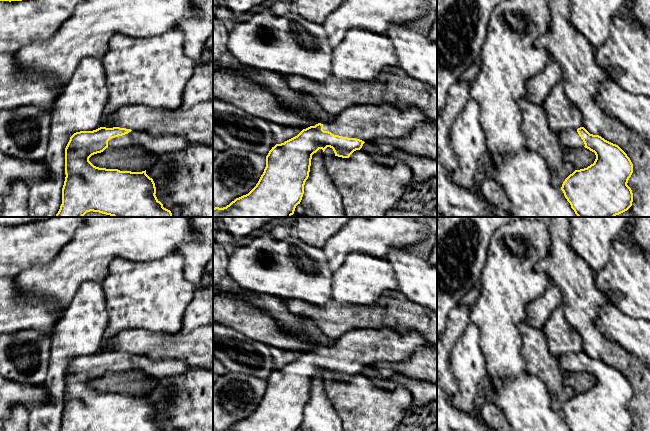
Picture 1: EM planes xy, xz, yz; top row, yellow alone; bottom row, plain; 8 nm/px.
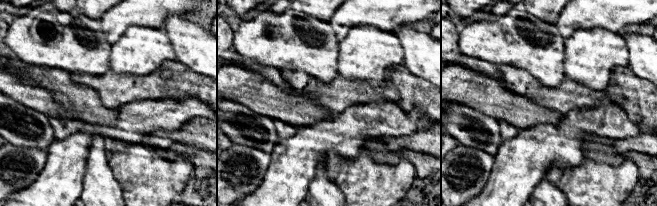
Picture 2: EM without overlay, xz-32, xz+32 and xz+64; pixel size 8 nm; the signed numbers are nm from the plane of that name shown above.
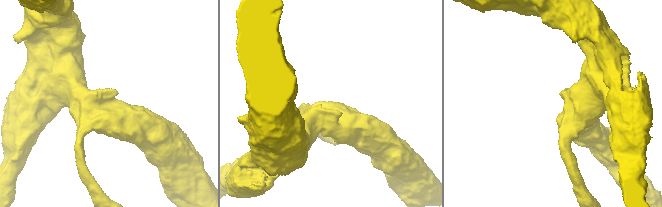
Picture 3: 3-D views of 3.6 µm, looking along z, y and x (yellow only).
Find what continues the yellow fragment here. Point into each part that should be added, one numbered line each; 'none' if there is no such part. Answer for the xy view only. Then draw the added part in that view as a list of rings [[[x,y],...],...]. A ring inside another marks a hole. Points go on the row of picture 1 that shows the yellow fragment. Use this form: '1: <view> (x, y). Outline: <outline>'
1: xy (158, 145). Outline: [[[134,130],[108,141],[108,147],[113,148],[122,148],[130,145],[141,147],[145,151],[159,156],[165,153],[181,151],[188,146],[188,143],[181,136],[155,136],[144,131]]]

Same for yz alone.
1: yz (570, 138). Outline: [[[576,129],[556,132],[556,135],[563,149],[583,148],[585,146]]]

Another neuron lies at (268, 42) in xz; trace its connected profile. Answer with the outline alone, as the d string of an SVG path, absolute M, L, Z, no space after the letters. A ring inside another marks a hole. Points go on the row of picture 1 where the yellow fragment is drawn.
M270 8L252 14L247 22L236 22L229 32L227 48L240 63L258 70L298 75L317 83L332 76L333 47L326 39L302 31L296 21L274 15Z

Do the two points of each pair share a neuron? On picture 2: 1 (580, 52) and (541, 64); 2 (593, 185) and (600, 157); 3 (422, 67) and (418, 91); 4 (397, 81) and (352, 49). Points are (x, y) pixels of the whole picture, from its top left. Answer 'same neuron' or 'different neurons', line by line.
1: different neurons
2: different neurons
3: different neurons
4: different neurons

